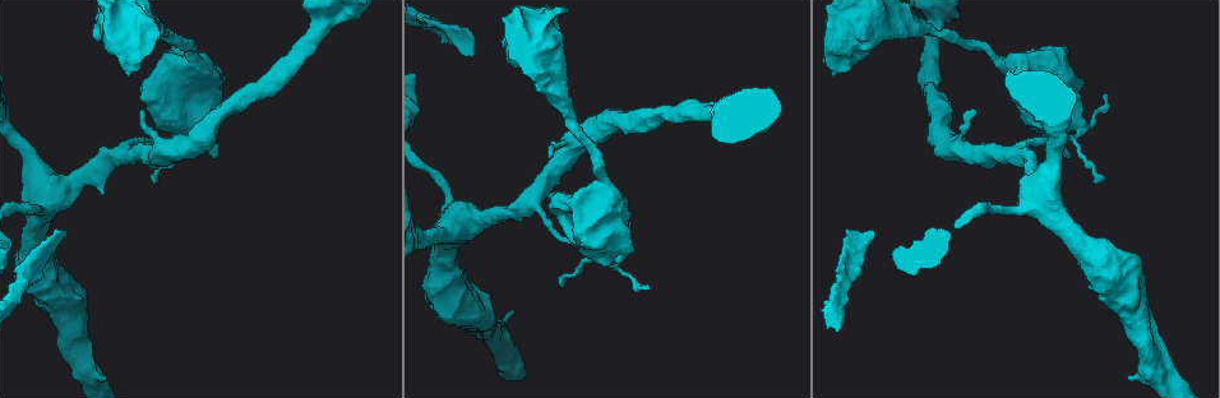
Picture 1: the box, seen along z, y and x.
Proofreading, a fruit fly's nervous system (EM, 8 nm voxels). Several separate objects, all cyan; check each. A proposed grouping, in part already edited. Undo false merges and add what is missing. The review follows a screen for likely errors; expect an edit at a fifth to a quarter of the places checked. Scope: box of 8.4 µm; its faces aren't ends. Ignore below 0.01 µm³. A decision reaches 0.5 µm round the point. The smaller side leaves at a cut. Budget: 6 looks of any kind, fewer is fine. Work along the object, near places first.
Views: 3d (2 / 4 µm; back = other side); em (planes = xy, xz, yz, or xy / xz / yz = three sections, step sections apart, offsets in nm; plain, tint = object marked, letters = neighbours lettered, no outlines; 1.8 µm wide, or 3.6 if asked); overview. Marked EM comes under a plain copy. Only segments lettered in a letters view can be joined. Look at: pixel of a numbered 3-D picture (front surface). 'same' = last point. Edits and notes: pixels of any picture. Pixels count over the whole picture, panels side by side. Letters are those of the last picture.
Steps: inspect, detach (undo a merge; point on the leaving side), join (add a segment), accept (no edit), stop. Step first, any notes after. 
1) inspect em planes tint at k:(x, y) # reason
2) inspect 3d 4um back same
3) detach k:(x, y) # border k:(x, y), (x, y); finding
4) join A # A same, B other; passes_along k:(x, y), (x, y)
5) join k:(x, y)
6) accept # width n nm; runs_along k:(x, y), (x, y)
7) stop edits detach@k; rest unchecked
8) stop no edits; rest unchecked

inspect 3d 4um at 1:(1070, 127) # sharp bend

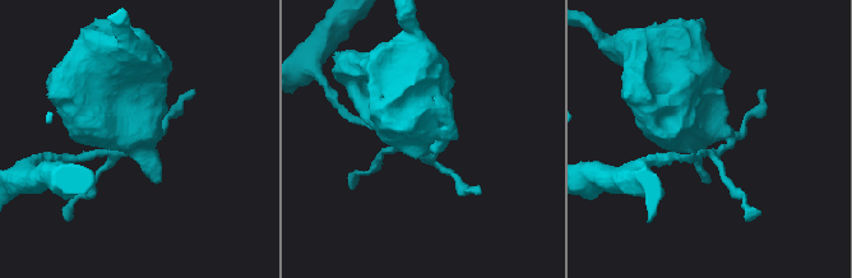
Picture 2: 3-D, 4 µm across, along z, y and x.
inspect em 3.6um planes letters at 2:(704, 134) # need the tissue

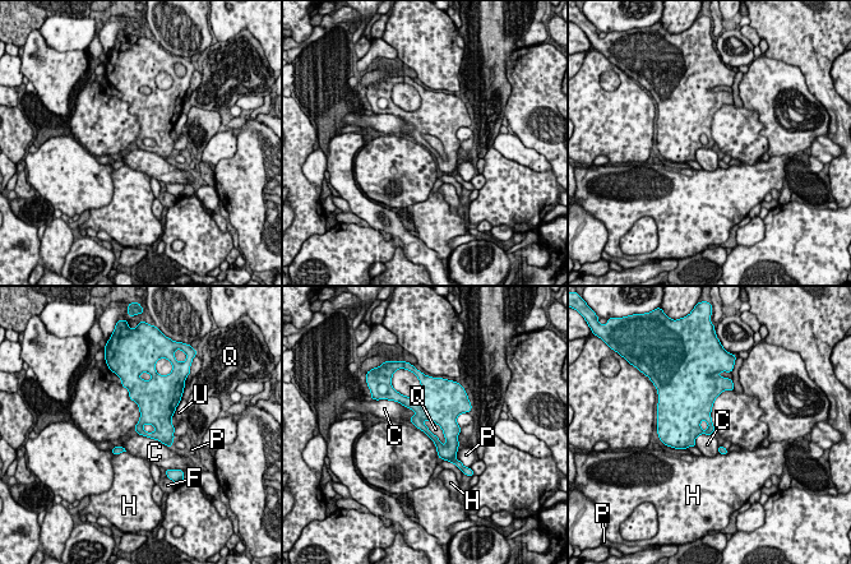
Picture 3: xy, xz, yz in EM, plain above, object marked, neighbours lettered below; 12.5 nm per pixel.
detach 3:(448, 452) # C other, F other, H other, P other, Q other, U other; a second neuron is stuck on

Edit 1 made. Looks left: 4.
inspect overview # redraw

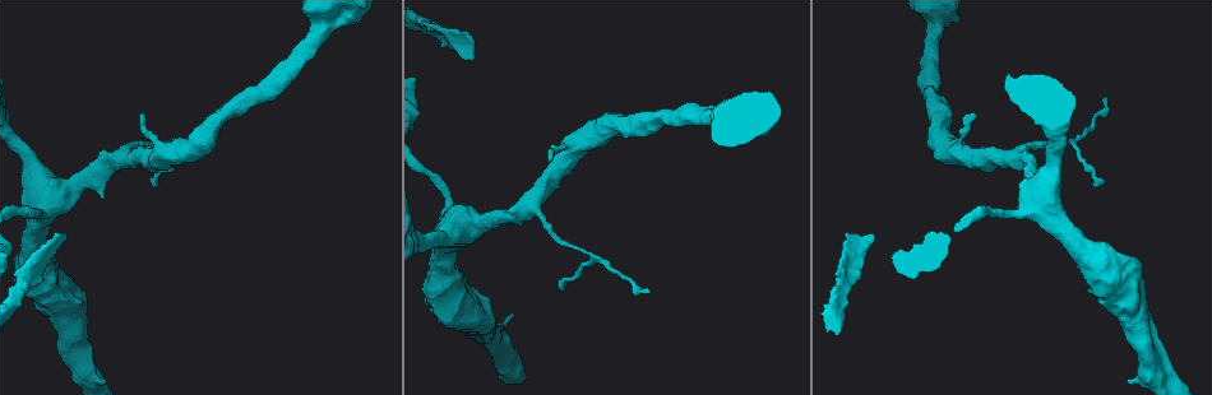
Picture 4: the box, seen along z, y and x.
inspect 3d 4um at 4:(732, 119) # calibre changes

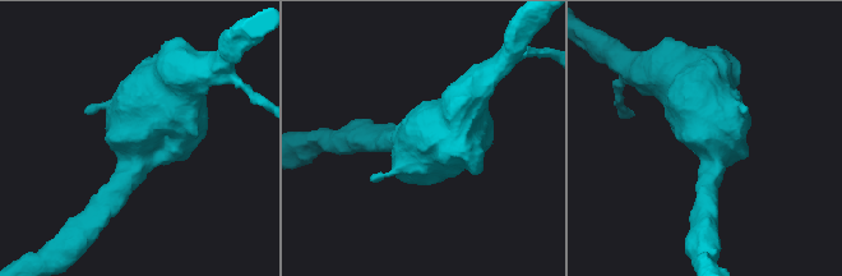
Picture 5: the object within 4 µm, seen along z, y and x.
inspect em planes tint at 5:(714, 154)

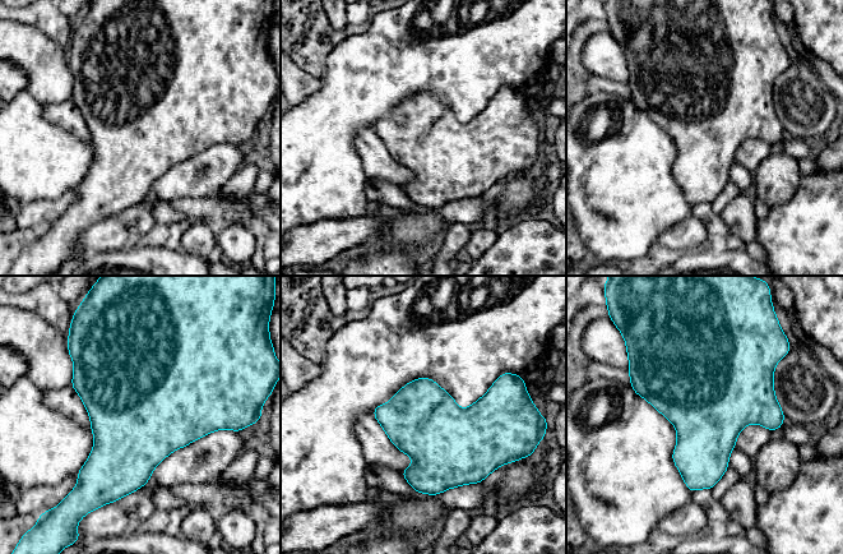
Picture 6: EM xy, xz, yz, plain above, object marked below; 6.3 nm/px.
inspect em planes letters same # see the neighbours

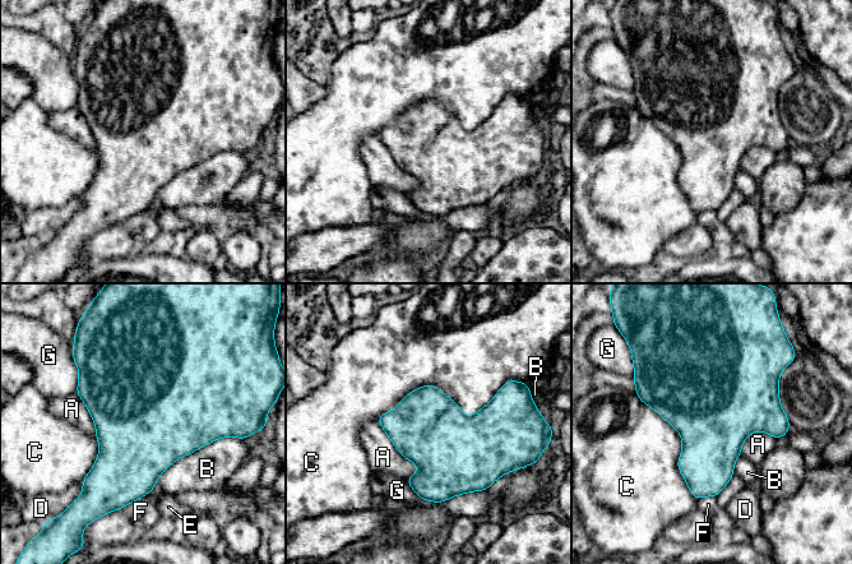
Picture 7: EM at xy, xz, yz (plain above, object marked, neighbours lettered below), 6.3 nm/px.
accept # width 460 nm; A other, B other, C other, D other, E other, F other, G other; border 7:(505, 382), (376, 419); all the same neuron

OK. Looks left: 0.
stop edits detach@3; rest unchecked

